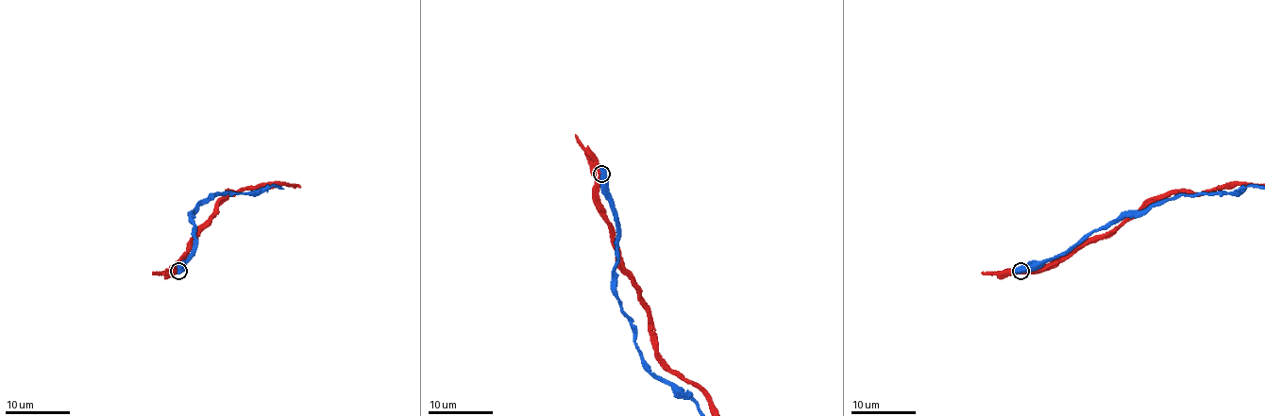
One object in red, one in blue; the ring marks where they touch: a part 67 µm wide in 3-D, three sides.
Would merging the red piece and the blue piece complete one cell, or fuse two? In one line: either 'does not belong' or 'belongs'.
does not belong

